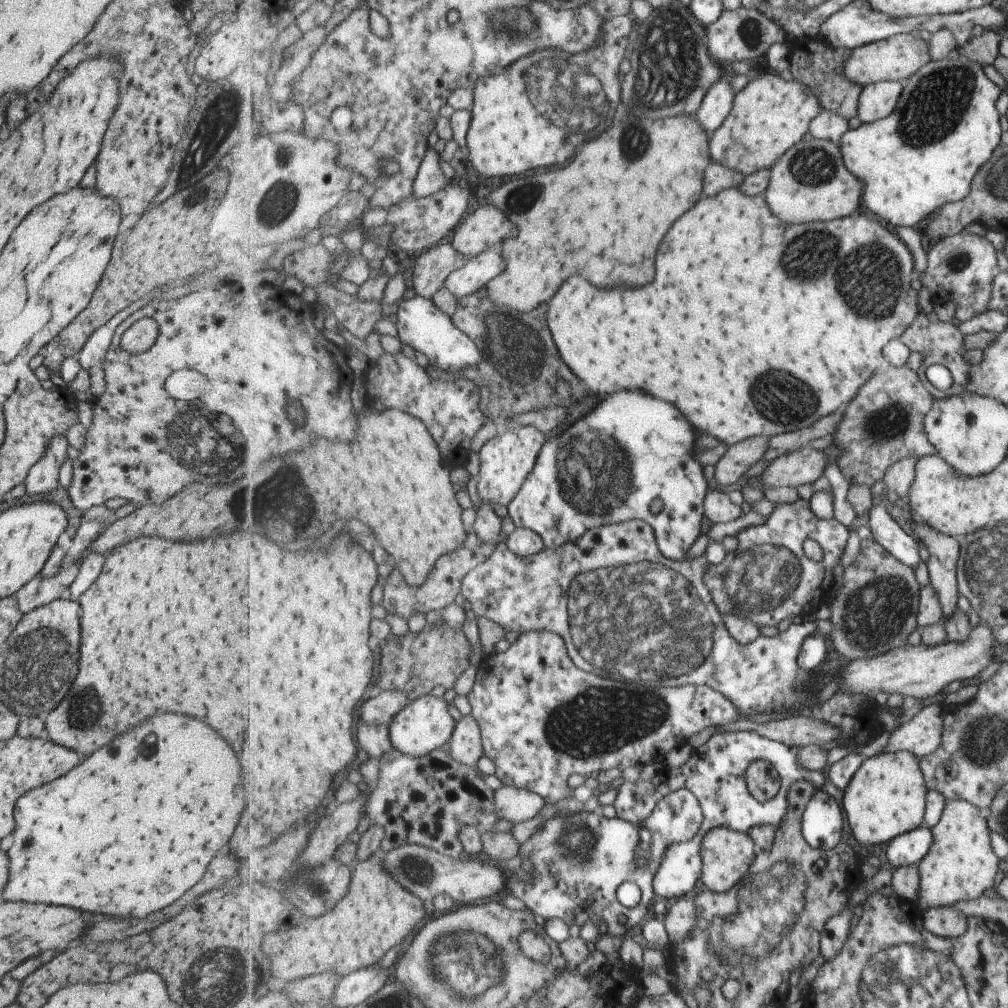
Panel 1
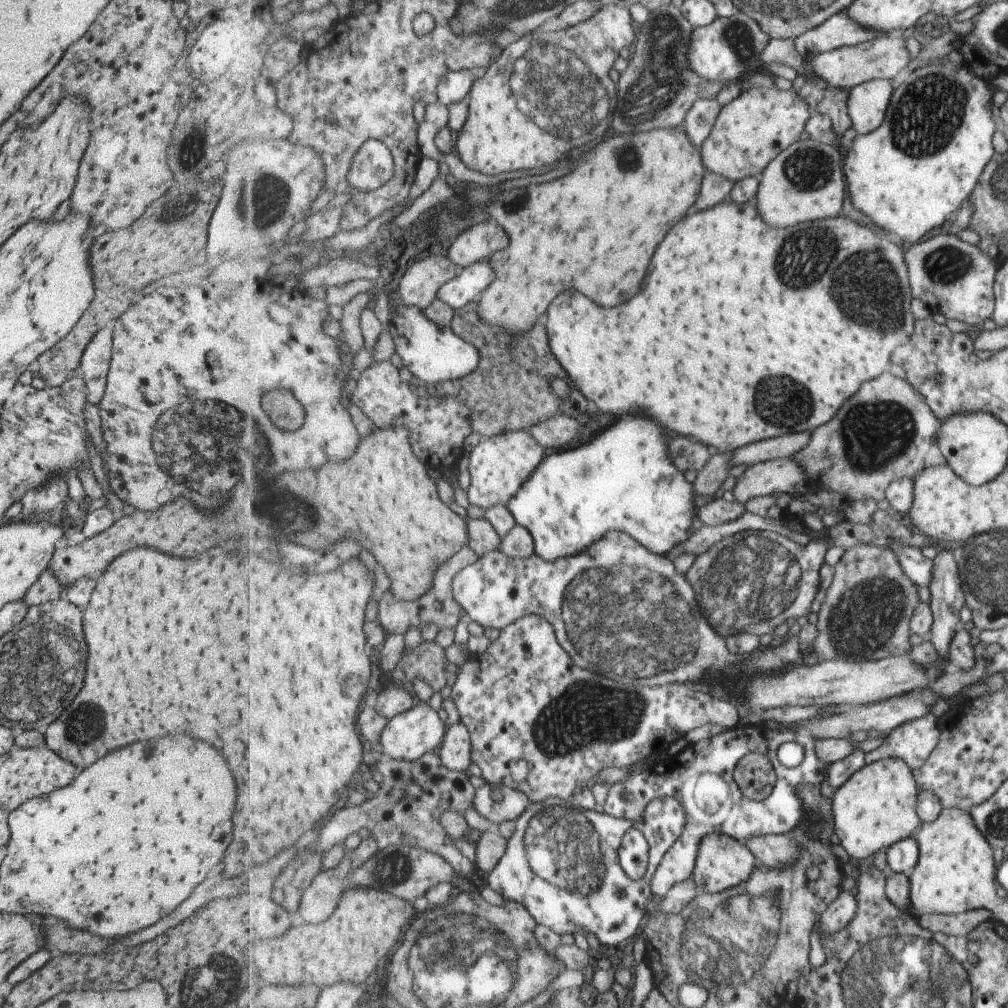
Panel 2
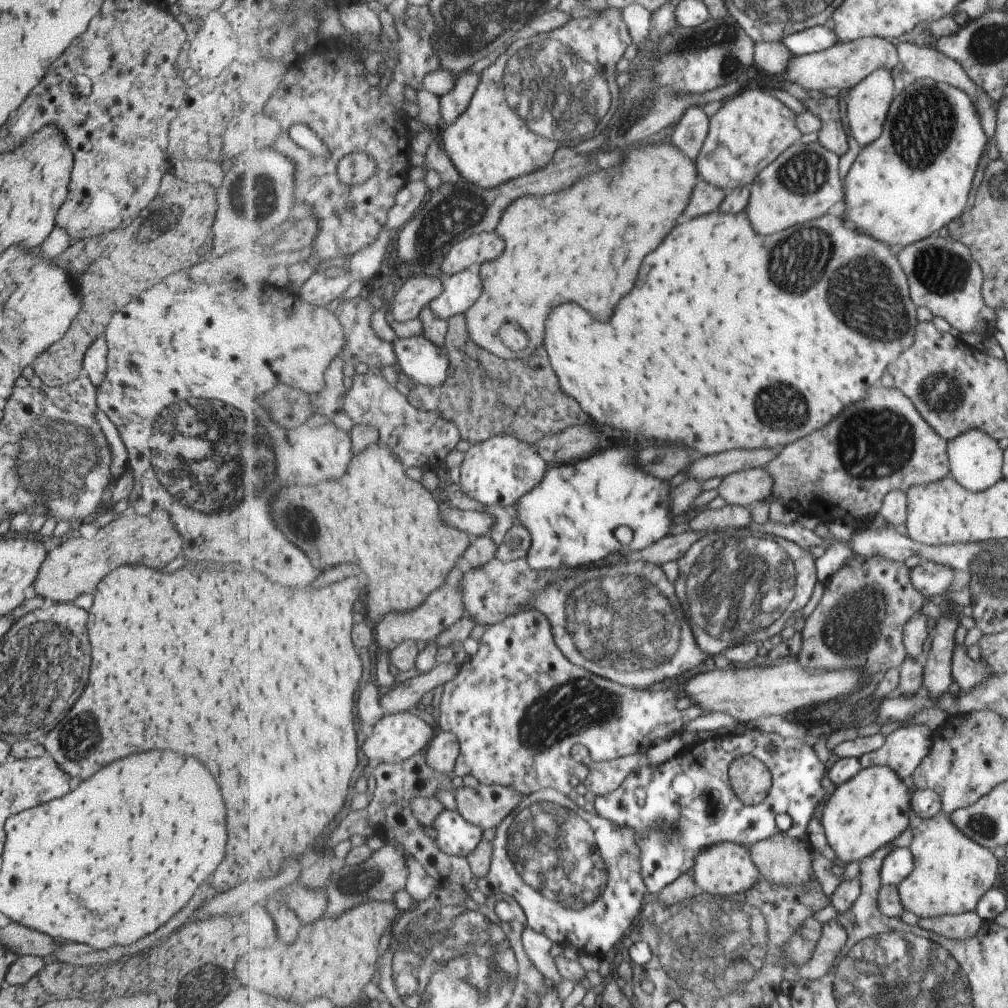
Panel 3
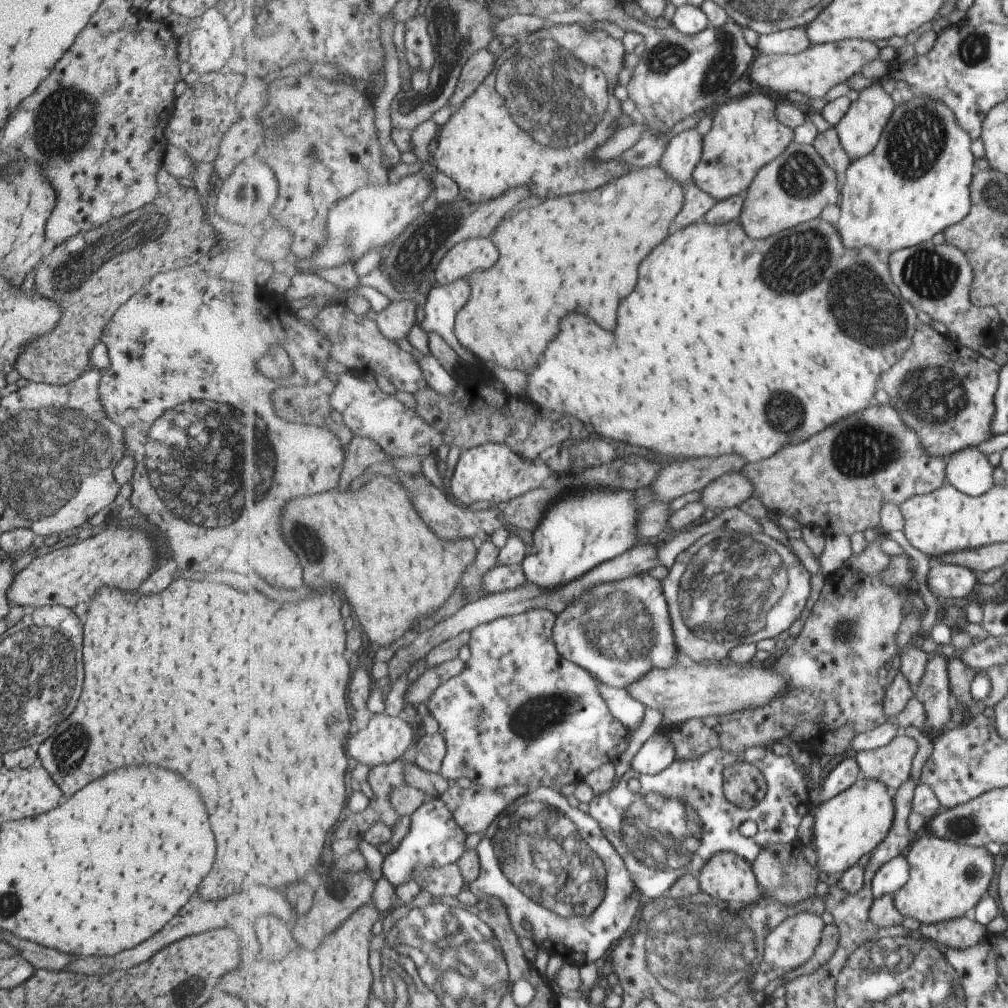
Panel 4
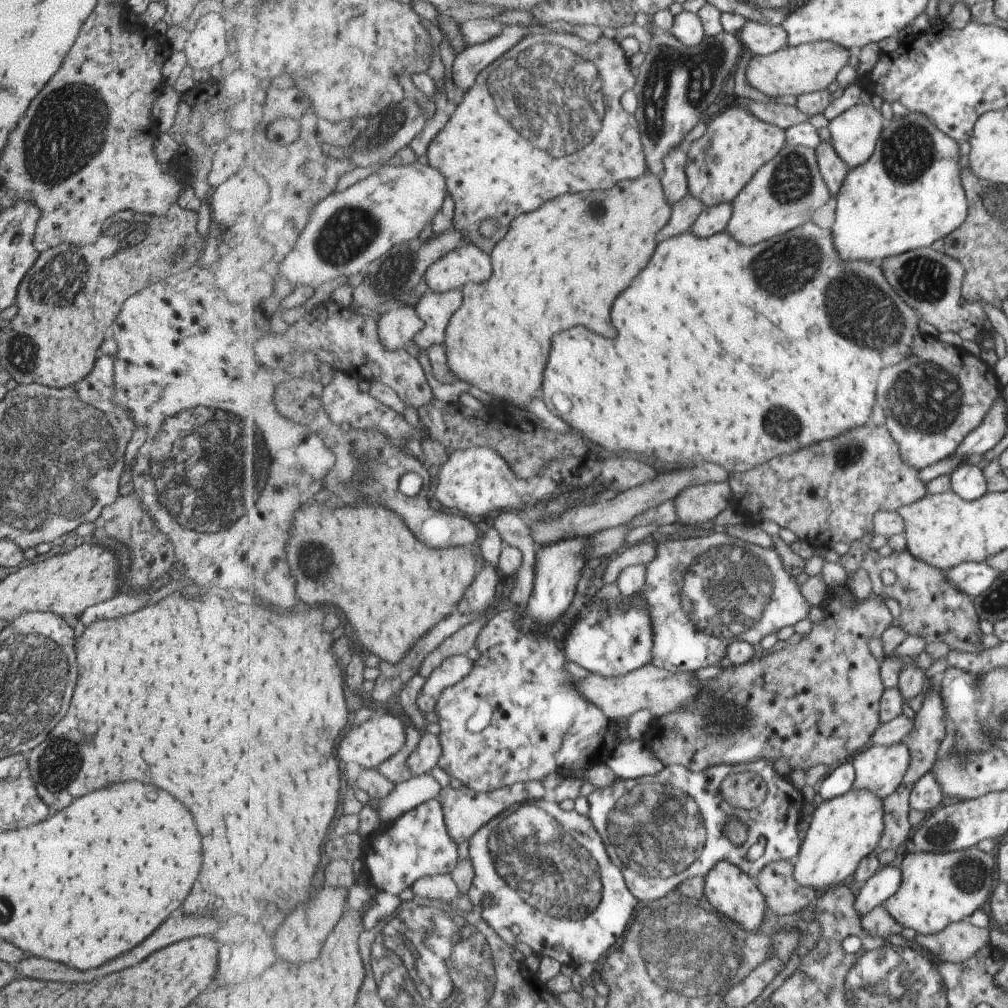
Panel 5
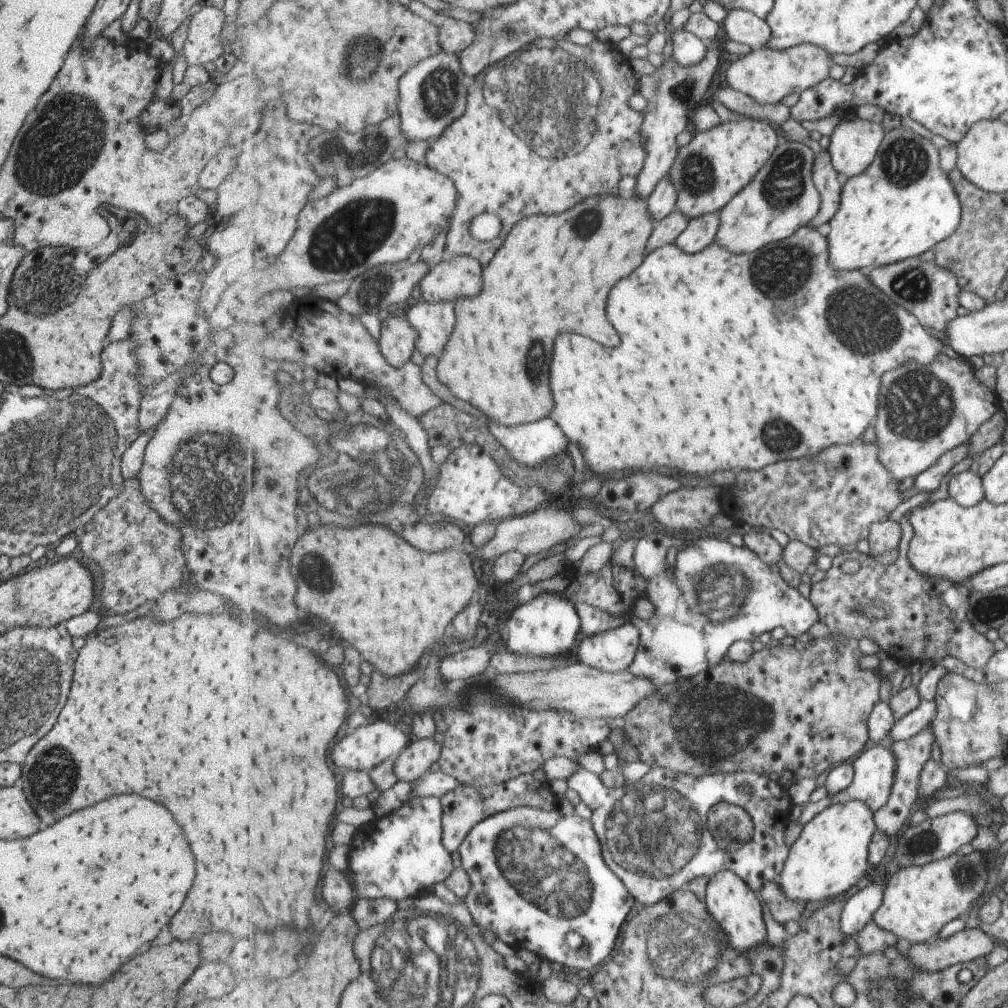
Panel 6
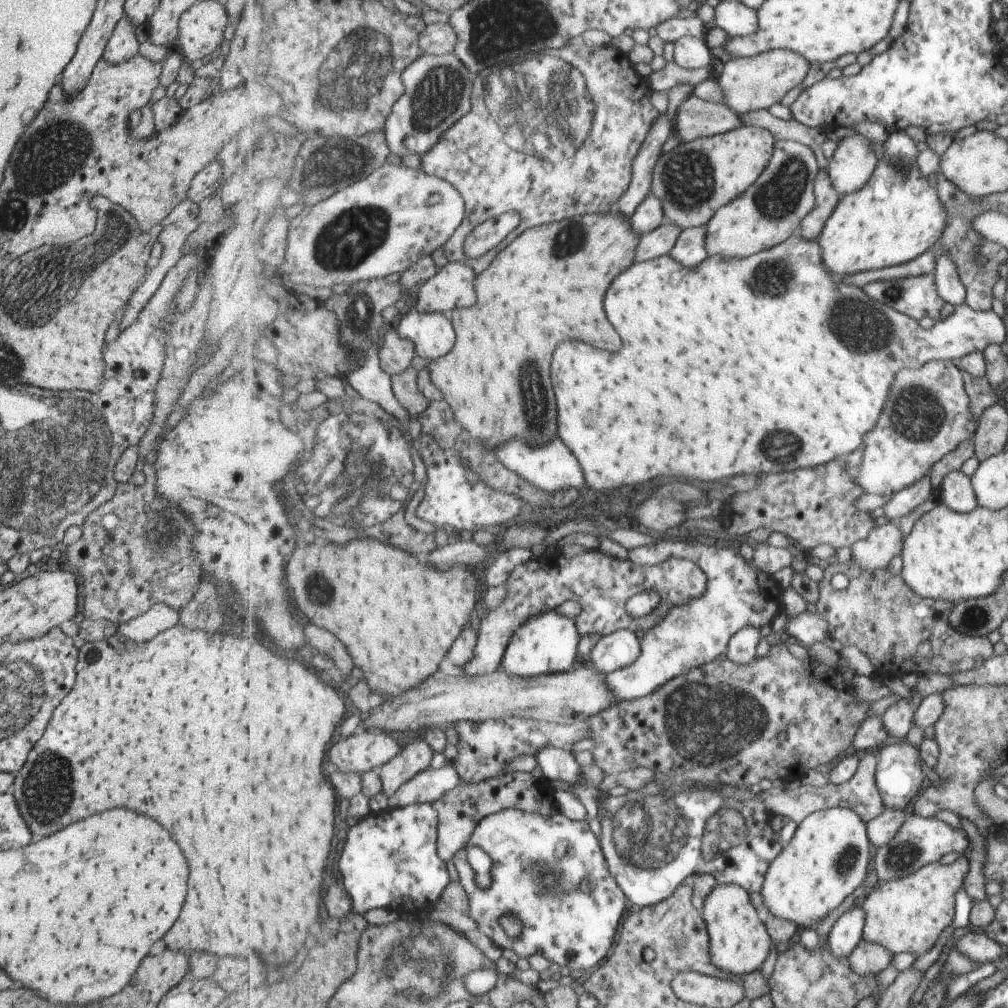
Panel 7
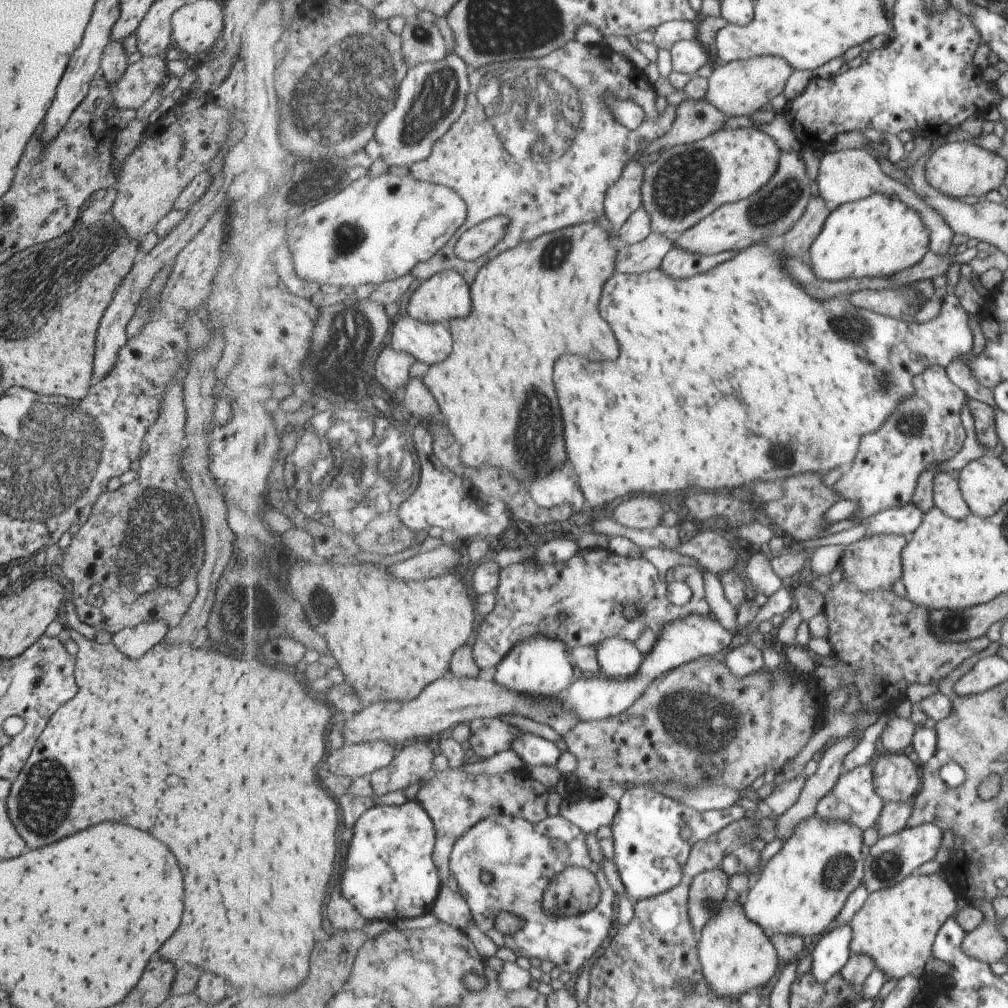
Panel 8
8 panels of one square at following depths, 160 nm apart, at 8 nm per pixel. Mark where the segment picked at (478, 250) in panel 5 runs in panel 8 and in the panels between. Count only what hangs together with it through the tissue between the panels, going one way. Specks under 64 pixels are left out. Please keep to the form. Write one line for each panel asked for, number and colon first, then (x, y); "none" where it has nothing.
6: (458, 276)
7: (454, 286)
8: (447, 295)

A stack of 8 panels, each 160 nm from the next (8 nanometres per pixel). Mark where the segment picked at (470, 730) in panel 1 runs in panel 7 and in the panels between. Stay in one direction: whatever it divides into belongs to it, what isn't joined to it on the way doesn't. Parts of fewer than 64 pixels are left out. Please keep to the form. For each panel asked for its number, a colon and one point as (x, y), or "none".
2: (456, 752)
3: (442, 754)
4: (433, 748)
5: (421, 761)
6: (418, 757)
7: (416, 757)

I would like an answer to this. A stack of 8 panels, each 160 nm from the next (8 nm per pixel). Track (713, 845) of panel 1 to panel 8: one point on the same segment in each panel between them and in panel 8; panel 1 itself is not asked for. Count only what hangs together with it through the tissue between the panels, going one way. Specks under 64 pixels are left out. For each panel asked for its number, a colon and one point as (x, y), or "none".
2: (723, 862)
3: (726, 868)
4: (728, 876)
5: (729, 888)
6: (730, 900)
7: (741, 942)
8: (737, 956)

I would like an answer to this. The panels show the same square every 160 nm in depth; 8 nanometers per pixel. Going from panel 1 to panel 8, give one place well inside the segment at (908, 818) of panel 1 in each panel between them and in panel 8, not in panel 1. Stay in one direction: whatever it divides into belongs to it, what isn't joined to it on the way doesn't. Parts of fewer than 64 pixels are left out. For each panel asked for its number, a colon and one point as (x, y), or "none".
2: (875, 808)
3: (867, 813)
4: (855, 822)
5: (842, 831)
6: (831, 855)
7: (826, 860)
8: (805, 885)

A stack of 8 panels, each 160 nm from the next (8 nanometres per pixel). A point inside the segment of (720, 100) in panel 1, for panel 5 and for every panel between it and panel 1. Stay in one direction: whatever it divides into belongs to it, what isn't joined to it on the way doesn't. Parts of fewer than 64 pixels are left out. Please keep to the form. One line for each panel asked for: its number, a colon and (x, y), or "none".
2: (700, 121)
3: (691, 132)
4: (683, 153)
5: (675, 178)

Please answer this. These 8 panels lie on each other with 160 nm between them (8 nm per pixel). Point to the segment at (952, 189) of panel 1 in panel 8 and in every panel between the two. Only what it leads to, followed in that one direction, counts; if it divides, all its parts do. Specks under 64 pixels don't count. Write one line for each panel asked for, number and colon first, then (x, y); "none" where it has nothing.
2: (940, 114)
3: (915, 177)
4: (915, 183)
5: (907, 195)
6: (903, 205)
7: (897, 214)
8: (878, 236)

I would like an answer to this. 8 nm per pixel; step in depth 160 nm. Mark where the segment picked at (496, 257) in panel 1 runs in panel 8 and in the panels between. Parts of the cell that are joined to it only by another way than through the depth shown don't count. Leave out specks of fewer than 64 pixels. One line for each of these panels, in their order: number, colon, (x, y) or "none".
2: (467, 286)
3: (462, 290)
4: (444, 302)
5: (436, 309)
6: (435, 321)
7: (433, 333)
8: (431, 343)

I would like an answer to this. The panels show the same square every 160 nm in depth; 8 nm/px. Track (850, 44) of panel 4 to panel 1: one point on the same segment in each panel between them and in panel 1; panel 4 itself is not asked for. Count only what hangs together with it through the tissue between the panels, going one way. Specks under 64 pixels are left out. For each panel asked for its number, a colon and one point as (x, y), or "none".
1: (894, 59)
2: (847, 67)
3: (842, 66)

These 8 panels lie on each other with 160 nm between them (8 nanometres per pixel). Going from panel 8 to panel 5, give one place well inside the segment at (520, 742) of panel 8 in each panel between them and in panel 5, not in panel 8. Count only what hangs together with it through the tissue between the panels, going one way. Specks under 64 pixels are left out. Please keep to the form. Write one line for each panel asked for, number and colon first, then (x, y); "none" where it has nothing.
5: (663, 829)
6: (657, 835)
7: (557, 764)

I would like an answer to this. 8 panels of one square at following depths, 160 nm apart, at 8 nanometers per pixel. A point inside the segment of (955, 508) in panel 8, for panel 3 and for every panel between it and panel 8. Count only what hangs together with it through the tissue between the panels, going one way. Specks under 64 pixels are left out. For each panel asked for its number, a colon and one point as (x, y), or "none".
3: (974, 460)
4: (968, 470)
5: (968, 481)
6: (965, 488)
7: (957, 493)

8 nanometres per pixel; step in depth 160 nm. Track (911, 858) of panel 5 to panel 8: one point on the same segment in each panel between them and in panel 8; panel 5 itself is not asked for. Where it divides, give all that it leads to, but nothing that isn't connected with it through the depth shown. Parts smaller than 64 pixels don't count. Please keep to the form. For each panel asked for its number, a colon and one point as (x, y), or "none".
6: (918, 901)
7: (906, 915)
8: (897, 926)

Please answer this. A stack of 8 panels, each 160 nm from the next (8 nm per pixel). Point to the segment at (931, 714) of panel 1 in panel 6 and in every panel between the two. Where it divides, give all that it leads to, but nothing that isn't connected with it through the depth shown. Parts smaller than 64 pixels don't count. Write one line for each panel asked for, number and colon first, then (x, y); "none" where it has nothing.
2: (914, 741)
3: (905, 748)
4: (890, 764)
5: (881, 769)
6: (875, 769)

